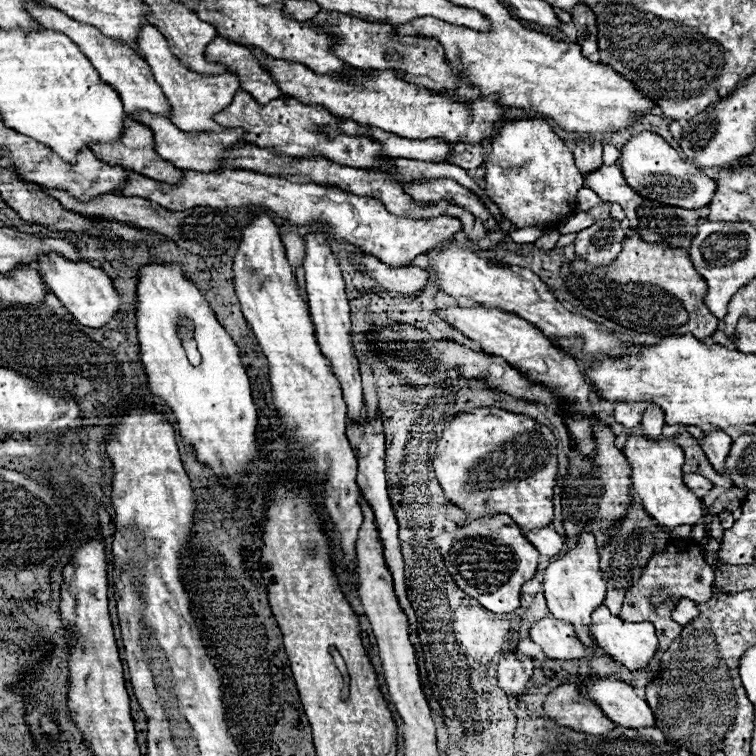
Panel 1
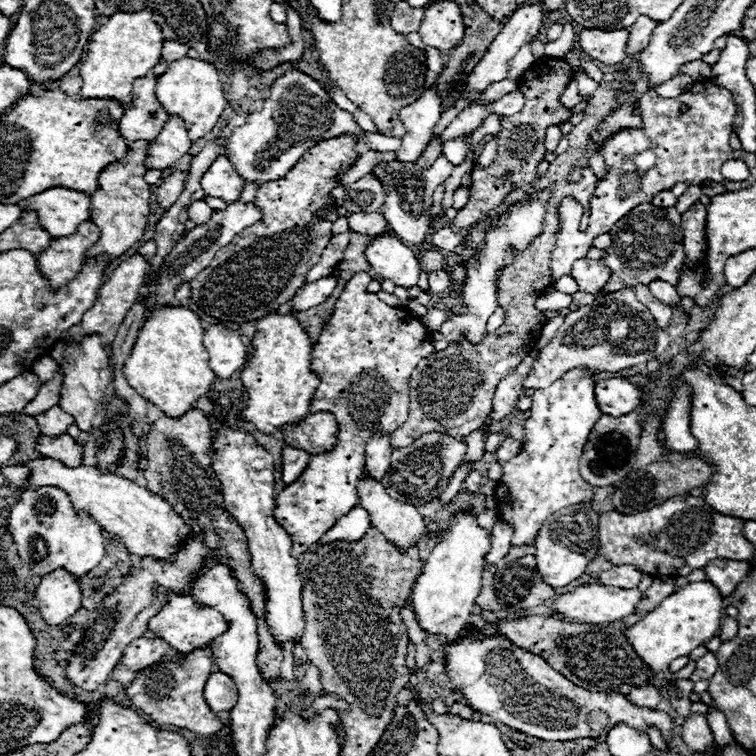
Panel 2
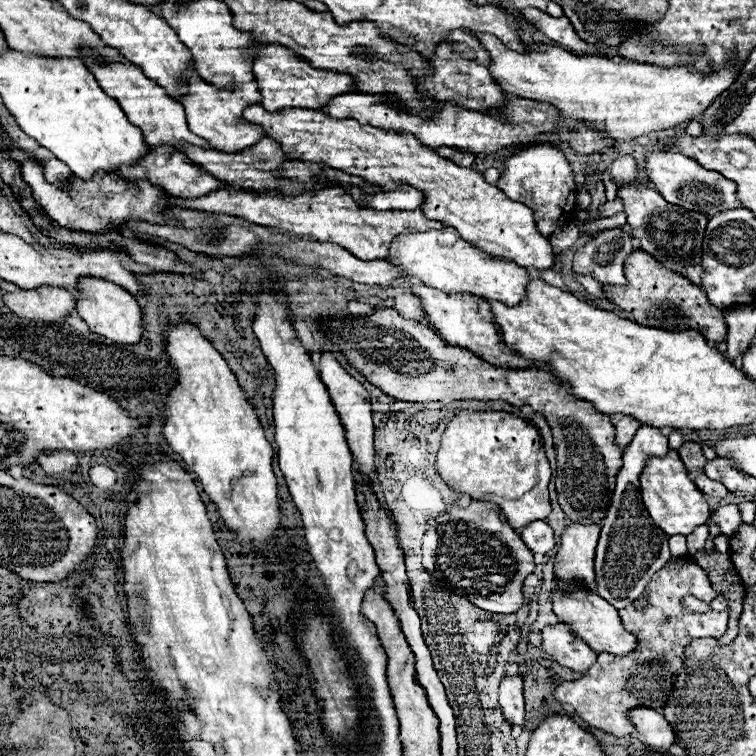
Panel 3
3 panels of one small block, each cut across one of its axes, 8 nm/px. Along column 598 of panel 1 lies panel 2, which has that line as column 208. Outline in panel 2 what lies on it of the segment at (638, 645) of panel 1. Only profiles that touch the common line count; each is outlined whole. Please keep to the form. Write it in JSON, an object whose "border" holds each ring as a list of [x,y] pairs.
{"border":[[[168,596],[166,606],[148,622],[148,630],[154,630],[174,650],[192,652],[208,648],[216,636],[224,634],[228,630],[228,620],[224,620],[224,616],[210,606],[198,606],[192,596]]]}

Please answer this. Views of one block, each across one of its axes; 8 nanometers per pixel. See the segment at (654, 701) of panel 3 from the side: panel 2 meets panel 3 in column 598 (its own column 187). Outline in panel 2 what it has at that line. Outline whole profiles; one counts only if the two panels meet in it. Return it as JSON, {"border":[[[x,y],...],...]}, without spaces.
{"border":[[[210,648],[187,653],[184,660],[166,658],[166,660],[162,660],[160,664],[156,664],[152,668],[138,670],[136,678],[130,684],[126,684],[124,692],[128,694],[128,698],[132,700],[132,704],[138,710],[142,710],[146,716],[150,716],[150,720],[156,726],[172,724],[172,726],[188,728],[196,734],[214,734],[222,728],[222,722],[218,722],[216,716],[212,714],[212,710],[206,708],[208,704],[202,696],[204,684],[206,684],[208,676],[212,674],[213,664]]]}

